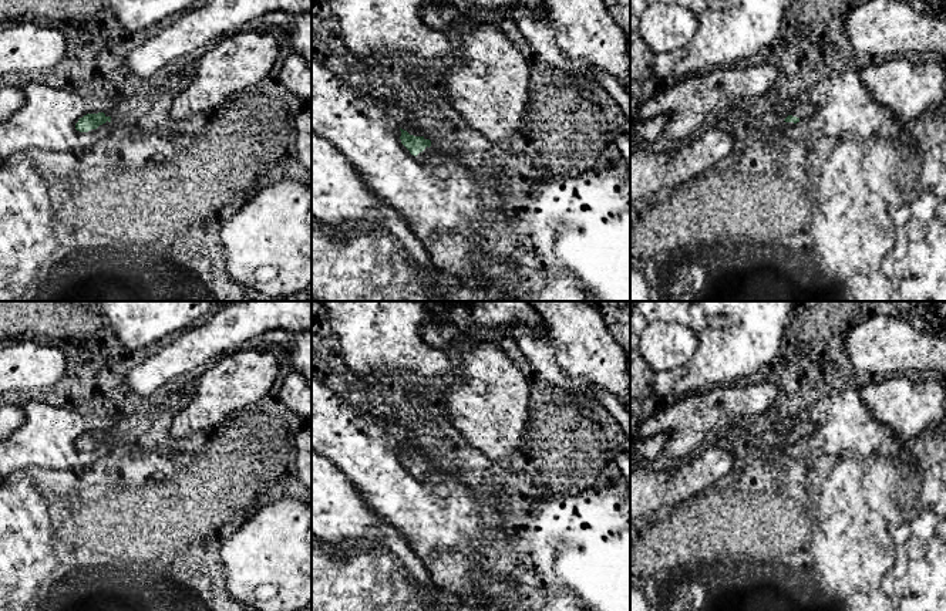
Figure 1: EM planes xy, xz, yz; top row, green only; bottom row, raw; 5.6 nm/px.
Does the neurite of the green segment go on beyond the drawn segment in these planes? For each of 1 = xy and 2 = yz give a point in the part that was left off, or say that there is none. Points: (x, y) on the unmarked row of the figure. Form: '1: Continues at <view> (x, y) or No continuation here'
1: No continuation here
2: No continuation here

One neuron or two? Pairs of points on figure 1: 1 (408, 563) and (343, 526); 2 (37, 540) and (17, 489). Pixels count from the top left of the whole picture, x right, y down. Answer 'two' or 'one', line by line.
1: one
2: one

